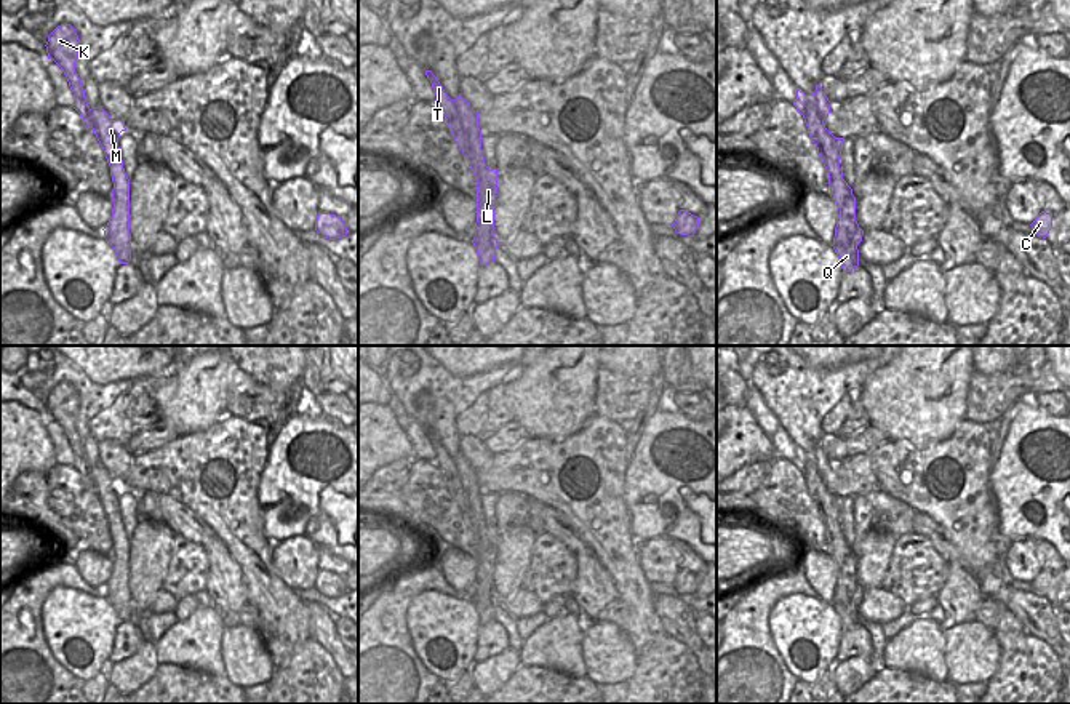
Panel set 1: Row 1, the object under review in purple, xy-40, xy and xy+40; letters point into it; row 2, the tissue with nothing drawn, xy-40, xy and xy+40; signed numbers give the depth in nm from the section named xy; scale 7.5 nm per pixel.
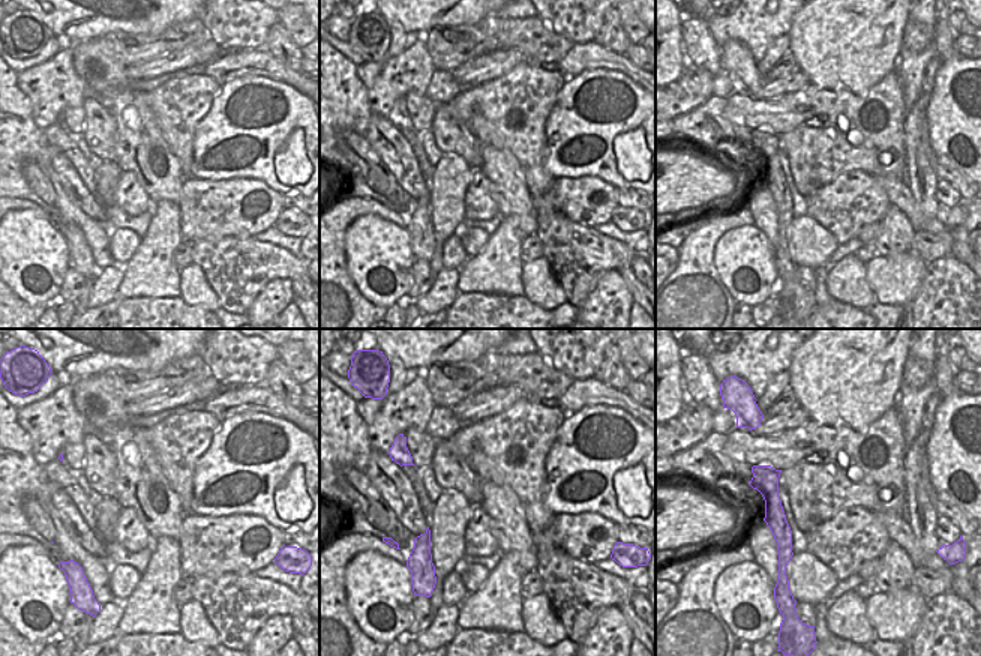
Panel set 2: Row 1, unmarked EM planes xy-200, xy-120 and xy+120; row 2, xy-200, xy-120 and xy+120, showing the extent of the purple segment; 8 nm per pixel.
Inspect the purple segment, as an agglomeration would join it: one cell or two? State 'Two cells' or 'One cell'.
Two cells

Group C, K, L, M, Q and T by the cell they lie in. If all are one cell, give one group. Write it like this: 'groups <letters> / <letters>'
groups C L M Q / K T

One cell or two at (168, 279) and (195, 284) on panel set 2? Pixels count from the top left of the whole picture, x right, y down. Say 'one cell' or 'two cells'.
two cells

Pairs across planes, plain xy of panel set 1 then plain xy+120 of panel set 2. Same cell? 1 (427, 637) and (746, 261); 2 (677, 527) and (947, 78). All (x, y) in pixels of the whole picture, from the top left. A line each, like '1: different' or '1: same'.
1: same
2: same

